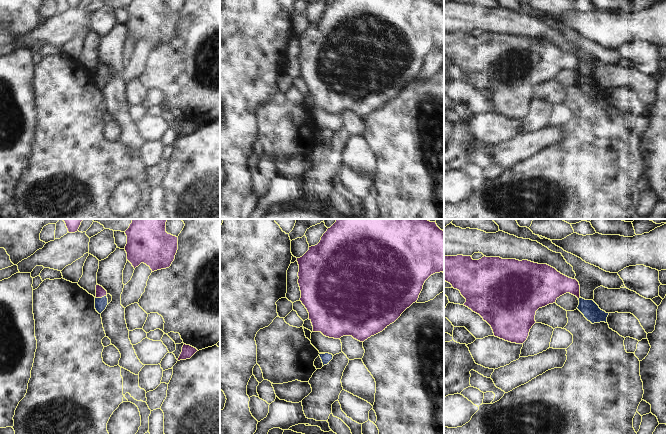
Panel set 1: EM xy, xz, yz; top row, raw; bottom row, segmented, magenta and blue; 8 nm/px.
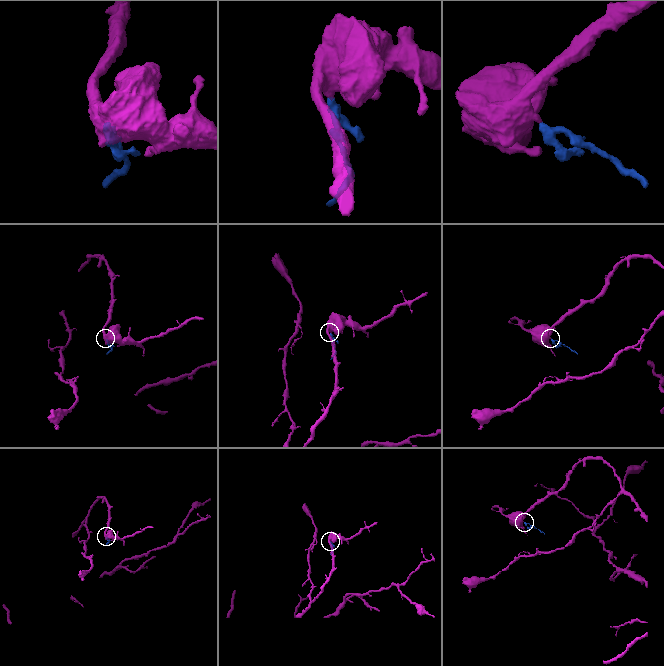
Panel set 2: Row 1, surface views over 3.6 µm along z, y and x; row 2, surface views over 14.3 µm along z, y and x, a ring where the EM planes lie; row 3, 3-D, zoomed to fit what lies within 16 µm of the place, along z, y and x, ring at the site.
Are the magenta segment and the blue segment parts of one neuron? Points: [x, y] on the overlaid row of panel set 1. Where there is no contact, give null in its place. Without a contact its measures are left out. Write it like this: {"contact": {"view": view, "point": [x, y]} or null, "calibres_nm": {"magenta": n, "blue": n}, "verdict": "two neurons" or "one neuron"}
{"contact": {"view": "xy", "point": [100, 297]}, "calibres_nm": {"magenta": 80, "blue": 100}, "verdict": "one neuron"}

